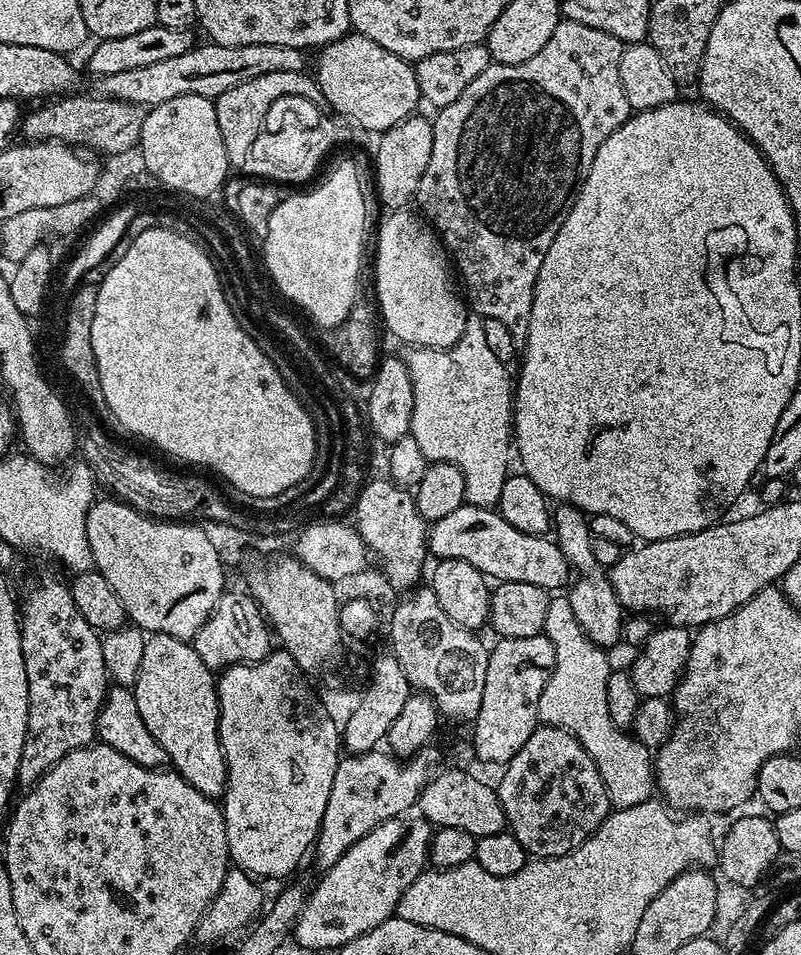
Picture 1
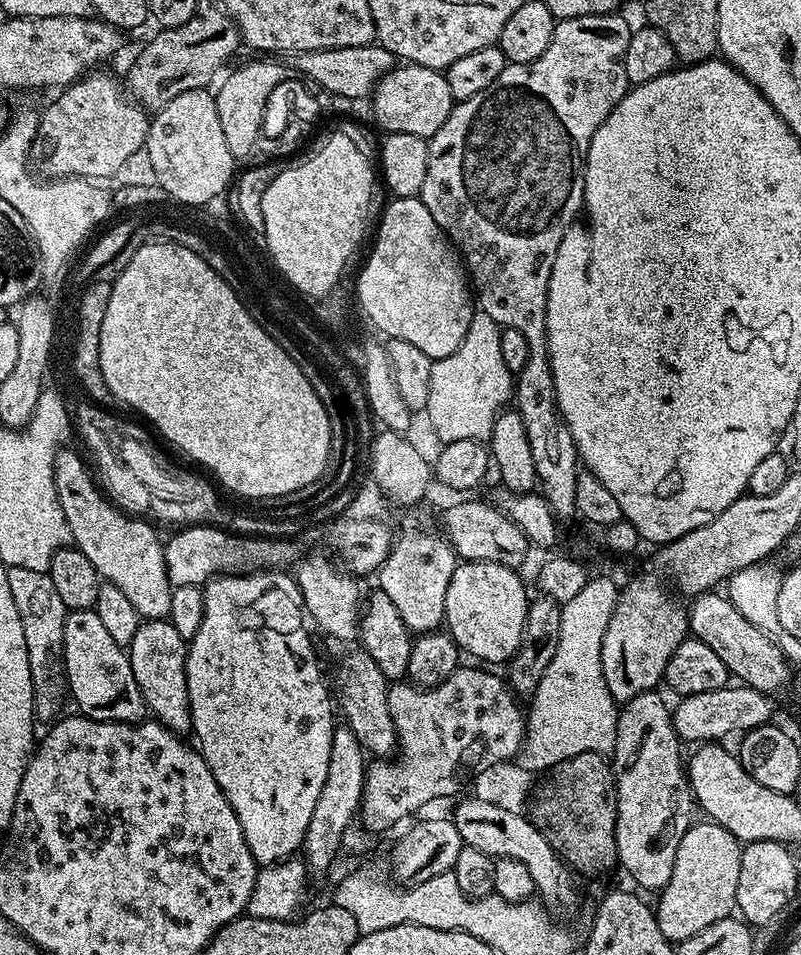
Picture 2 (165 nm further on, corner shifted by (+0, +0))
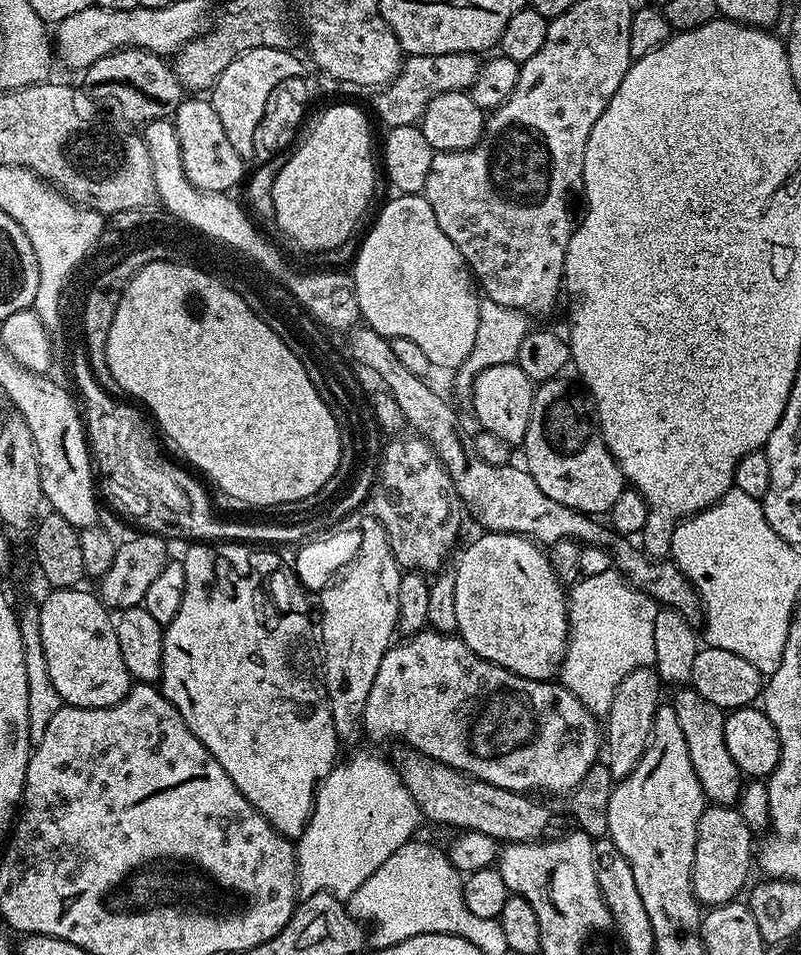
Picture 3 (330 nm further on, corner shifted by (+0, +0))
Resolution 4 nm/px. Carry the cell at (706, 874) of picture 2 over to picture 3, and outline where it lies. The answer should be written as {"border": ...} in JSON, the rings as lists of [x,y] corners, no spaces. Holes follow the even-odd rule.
{"border":[[[727,804],[705,807],[698,822],[694,846],[692,893],[696,895],[696,899],[704,906],[733,903],[739,897],[736,895],[745,891],[752,868],[754,872],[754,833],[750,826],[746,826],[746,822],[742,822],[739,807]]]}

